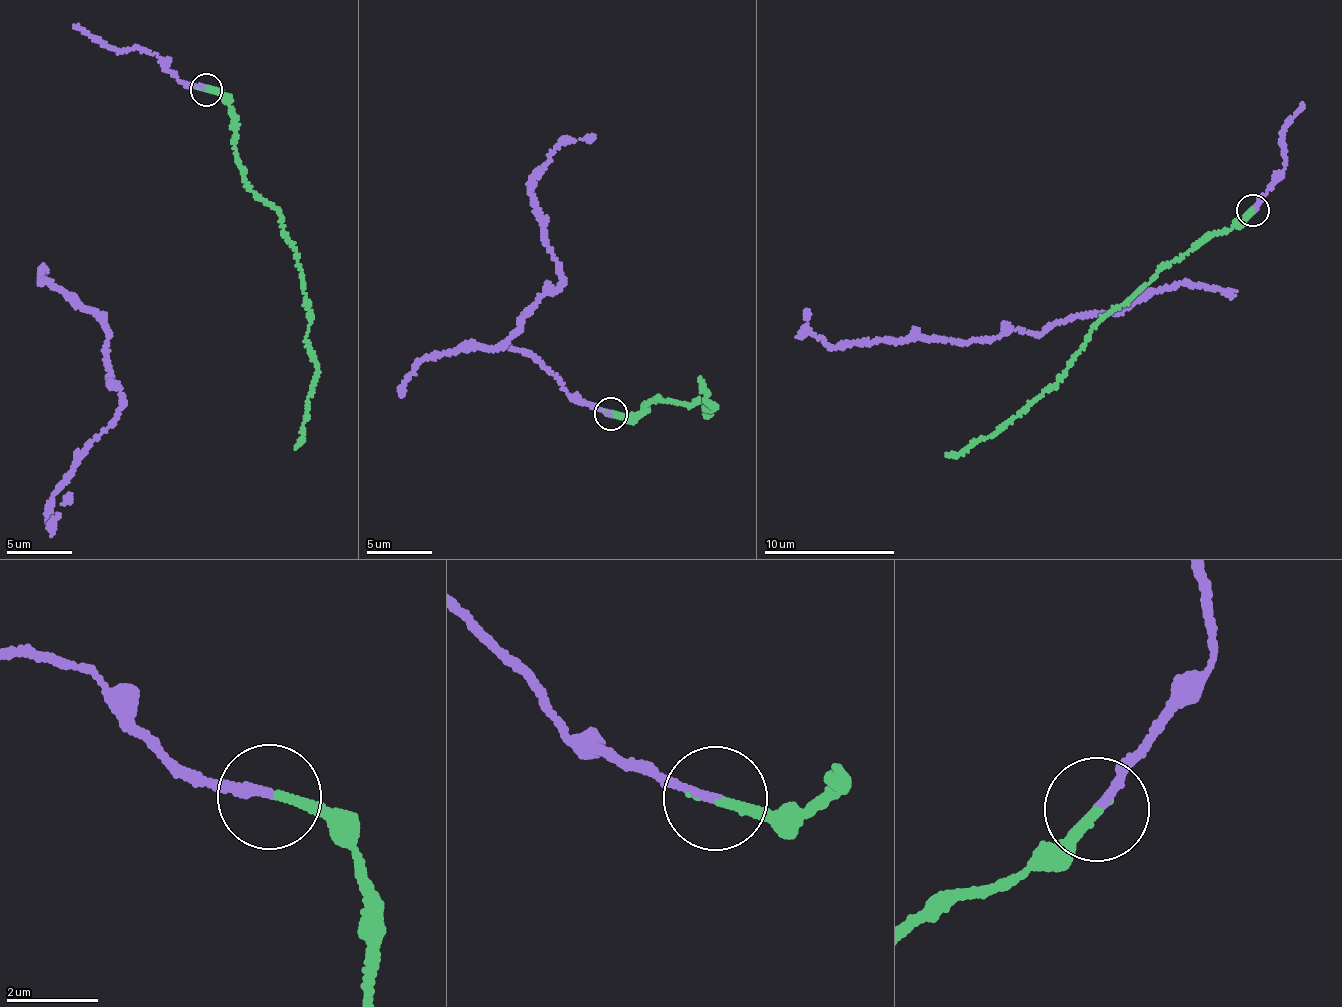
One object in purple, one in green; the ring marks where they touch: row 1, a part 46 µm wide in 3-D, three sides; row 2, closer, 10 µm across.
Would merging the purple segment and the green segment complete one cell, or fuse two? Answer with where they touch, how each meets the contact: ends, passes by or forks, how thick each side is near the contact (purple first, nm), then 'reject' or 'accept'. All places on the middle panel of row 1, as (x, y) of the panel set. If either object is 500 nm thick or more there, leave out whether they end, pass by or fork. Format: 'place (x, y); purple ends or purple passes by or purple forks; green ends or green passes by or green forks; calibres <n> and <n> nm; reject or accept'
place (611, 413); purple ends; green ends; calibres 190 and 180 nm; accept

